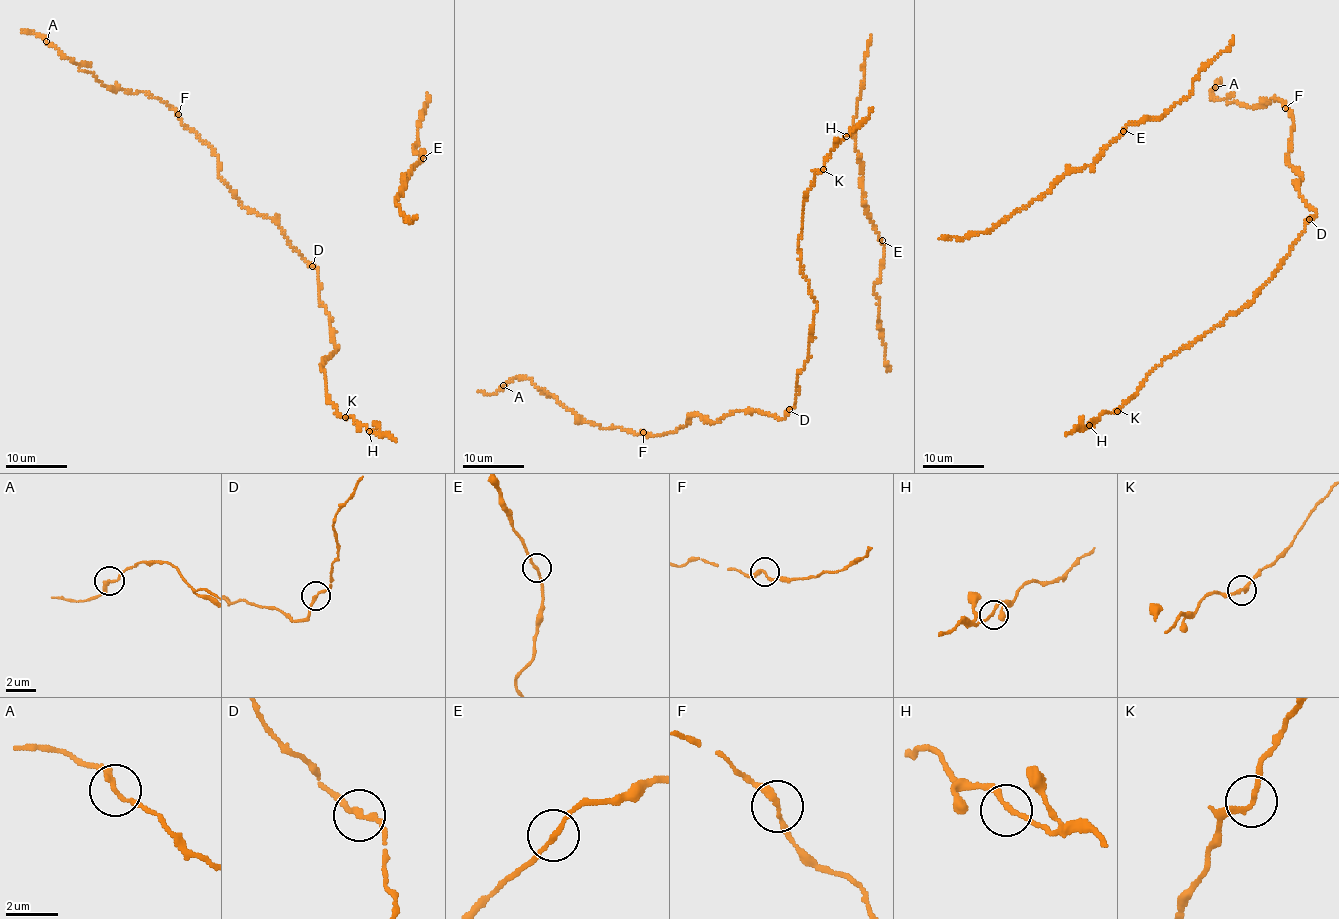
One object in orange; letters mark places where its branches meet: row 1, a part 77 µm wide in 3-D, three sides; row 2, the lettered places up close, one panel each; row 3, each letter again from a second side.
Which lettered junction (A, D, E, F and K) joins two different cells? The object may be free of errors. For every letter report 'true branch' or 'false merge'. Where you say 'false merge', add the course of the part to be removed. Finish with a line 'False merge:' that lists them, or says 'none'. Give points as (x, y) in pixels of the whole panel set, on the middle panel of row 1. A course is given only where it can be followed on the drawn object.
A: true branch
D: true branch
E: true branch
F: true branch
K: true branch
False merge: none

